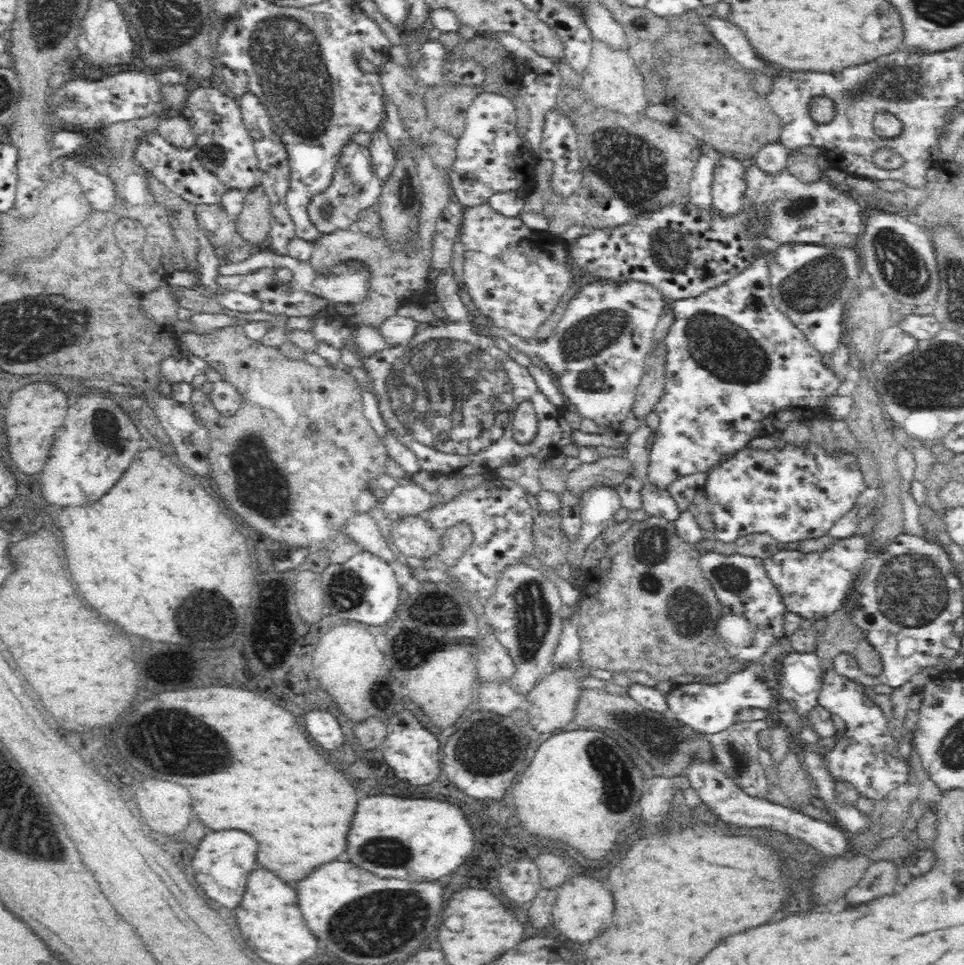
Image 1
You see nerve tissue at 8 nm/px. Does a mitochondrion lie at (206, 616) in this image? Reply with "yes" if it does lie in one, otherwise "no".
yes

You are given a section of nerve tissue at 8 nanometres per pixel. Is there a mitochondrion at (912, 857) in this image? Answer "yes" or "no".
no

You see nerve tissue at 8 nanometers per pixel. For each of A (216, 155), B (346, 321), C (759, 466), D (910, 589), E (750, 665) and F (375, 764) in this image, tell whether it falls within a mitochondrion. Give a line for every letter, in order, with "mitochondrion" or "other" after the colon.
A: mitochondrion
B: other
C: other
D: mitochondrion
E: other
F: other

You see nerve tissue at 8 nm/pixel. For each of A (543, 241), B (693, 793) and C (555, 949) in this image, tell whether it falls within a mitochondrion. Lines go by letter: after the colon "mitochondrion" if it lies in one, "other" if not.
A: other
B: other
C: other

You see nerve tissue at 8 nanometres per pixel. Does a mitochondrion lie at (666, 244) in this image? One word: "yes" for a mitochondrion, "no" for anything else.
yes

